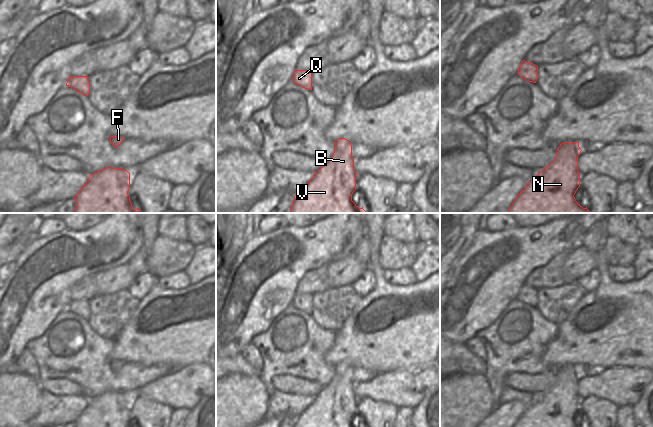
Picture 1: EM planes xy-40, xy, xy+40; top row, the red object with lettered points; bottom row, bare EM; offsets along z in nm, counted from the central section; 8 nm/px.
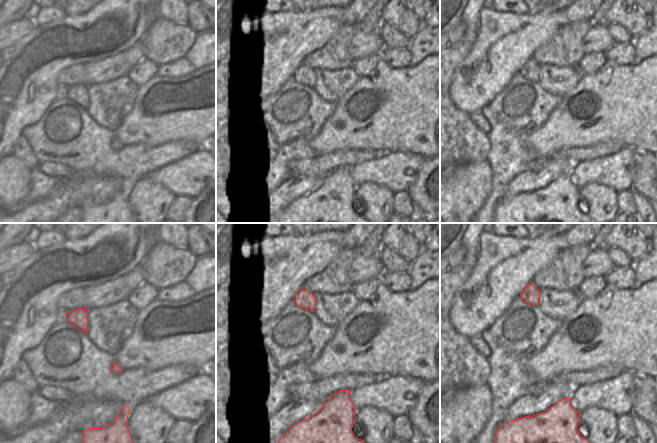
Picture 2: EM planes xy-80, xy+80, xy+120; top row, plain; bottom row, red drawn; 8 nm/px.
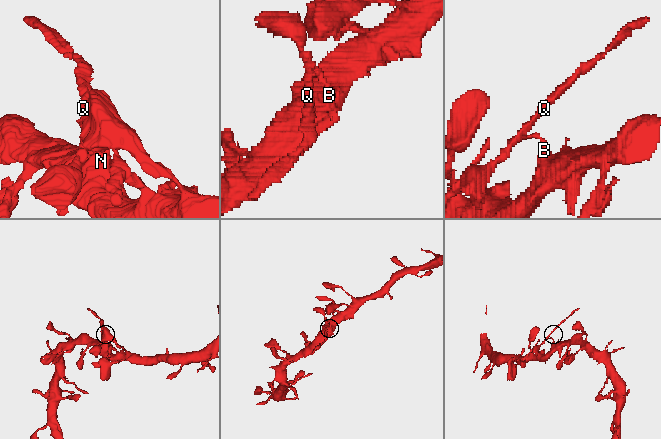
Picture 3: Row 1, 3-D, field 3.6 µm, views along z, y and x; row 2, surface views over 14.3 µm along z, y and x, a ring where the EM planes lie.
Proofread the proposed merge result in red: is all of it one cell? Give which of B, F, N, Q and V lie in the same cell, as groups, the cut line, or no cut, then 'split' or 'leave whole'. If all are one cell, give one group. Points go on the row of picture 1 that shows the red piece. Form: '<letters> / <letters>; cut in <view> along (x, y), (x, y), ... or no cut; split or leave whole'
B N V / F Q; cut in xy along (349, 141), (342, 147), (336, 146); split

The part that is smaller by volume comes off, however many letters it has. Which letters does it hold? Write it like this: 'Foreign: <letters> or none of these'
Foreign: F, Q

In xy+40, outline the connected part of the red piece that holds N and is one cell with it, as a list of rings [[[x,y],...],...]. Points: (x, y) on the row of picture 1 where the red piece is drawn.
[[[572,142],[565,148],[559,146],[554,161],[528,182],[518,194],[508,213],[592,213],[583,208],[574,195],[580,187],[578,156],[581,153],[579,142]]]

